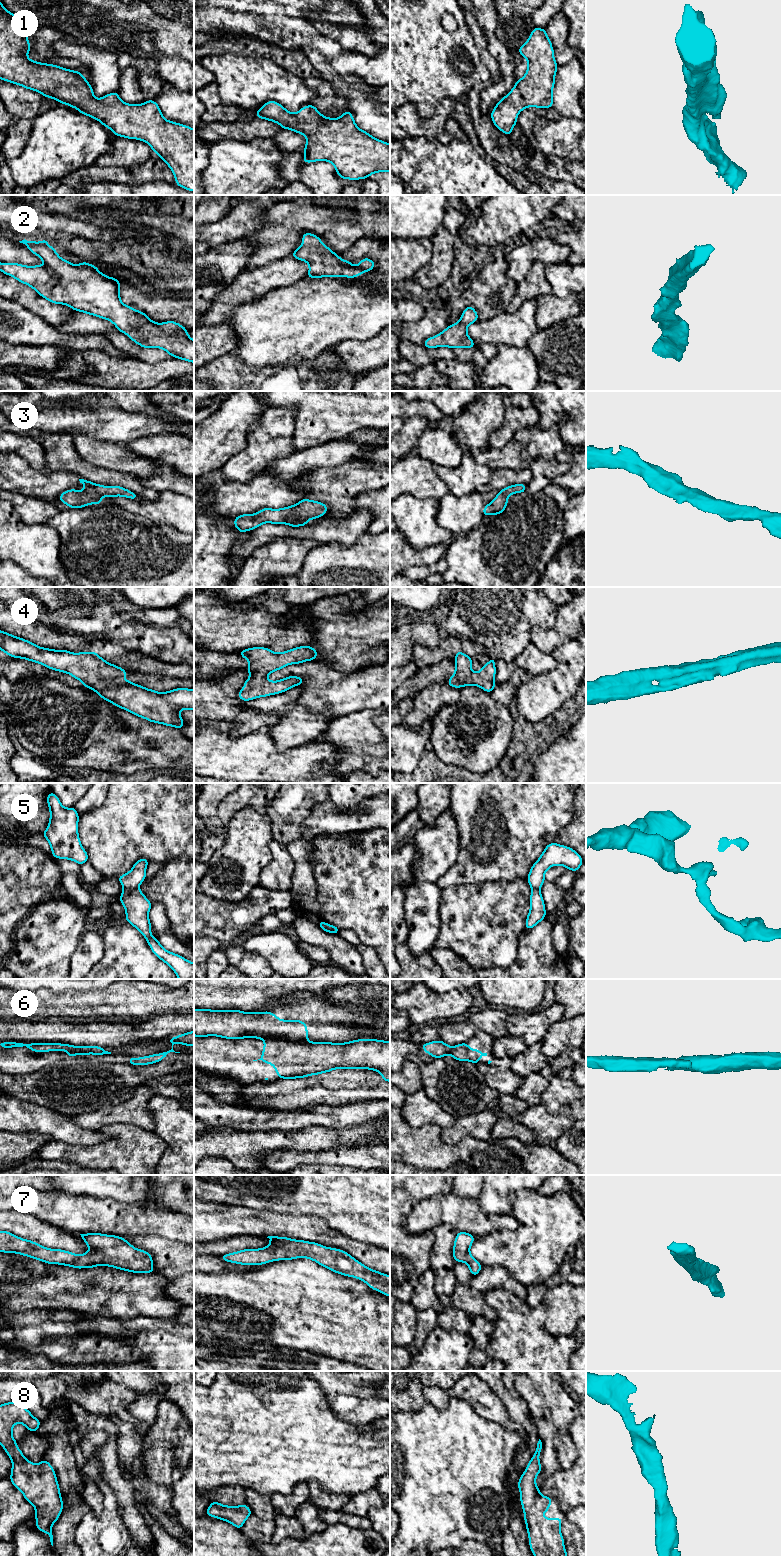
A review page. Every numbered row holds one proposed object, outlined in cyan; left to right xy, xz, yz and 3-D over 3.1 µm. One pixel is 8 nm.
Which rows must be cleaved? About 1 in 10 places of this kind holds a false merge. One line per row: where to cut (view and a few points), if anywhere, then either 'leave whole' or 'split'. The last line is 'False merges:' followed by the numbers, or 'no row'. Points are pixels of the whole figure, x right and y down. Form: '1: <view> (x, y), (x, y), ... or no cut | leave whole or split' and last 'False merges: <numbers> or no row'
1: no cut | leave whole
2: no cut | leave whole
3: no cut | leave whole
4: no cut | leave whole
5: xy (137, 887), (123, 890) | split
6: xz (264, 1039), (306, 1041) | split
7: no cut | leave whole
8: no cut | leave whole
False merges: 5, 6

